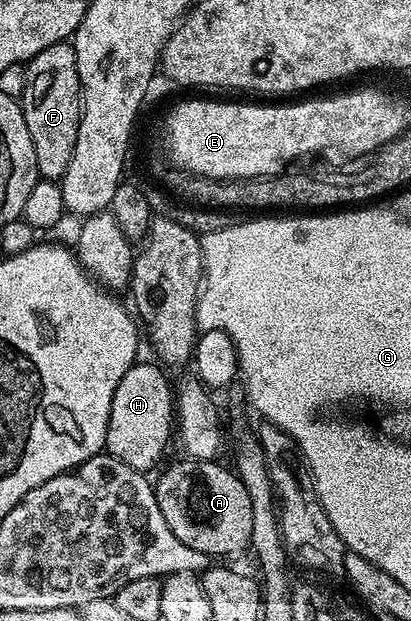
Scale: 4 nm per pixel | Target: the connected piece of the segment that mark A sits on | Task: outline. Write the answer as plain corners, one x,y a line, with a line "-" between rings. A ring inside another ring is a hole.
190,460
171,466
157,481
154,489
159,503
159,509
165,517
165,522
173,535
182,541
183,545
212,557
231,555
250,546
253,527
253,509
251,498
242,481
234,470
219,465
216,460

